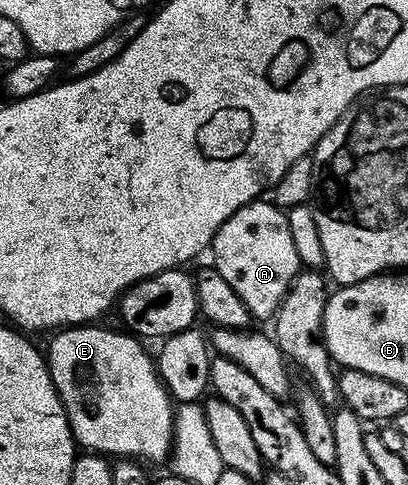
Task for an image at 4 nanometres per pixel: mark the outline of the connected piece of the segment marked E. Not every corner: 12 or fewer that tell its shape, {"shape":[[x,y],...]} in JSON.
{"shape":[[58,330],[51,381],[76,446],[164,464],[175,407],[146,344]]}

